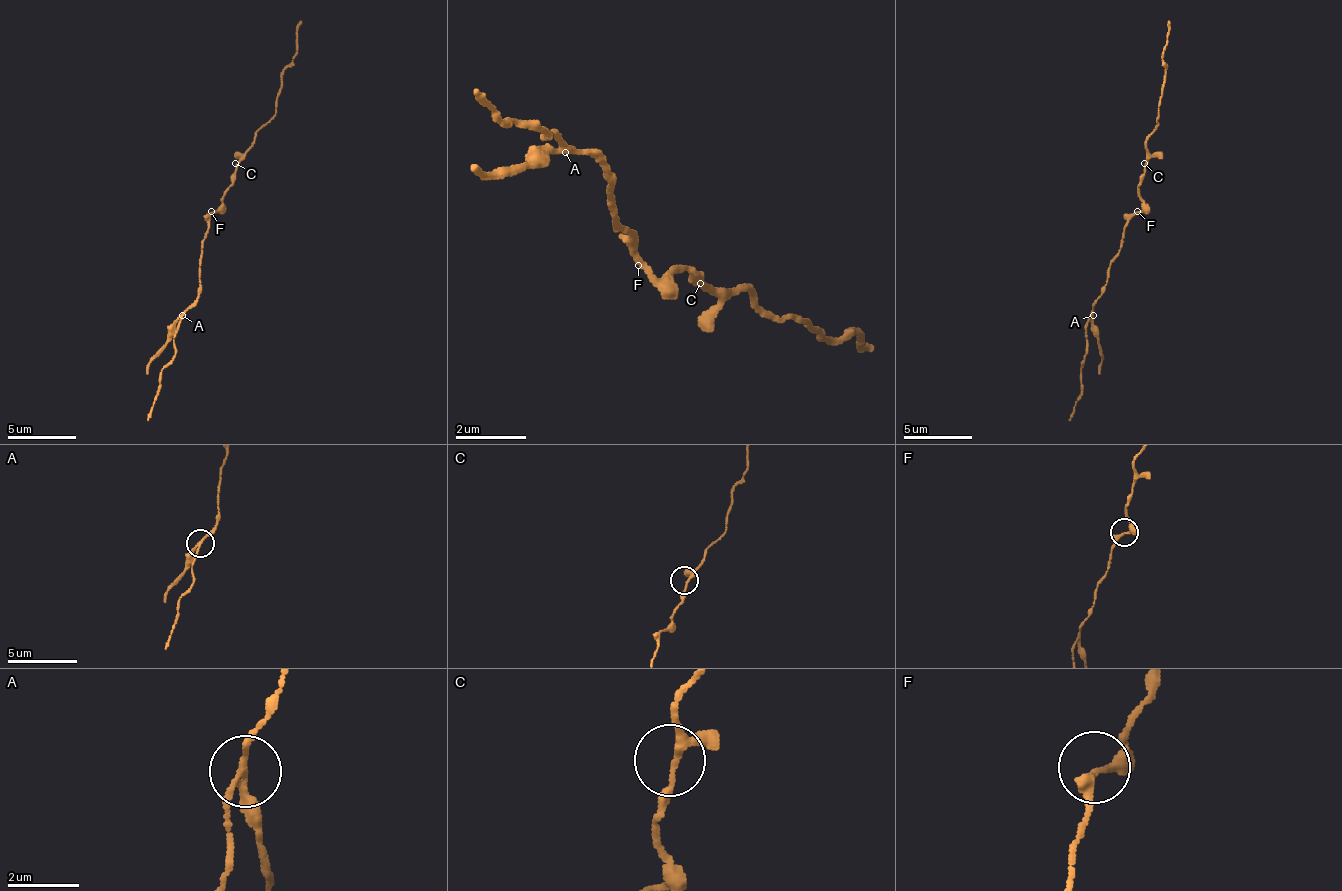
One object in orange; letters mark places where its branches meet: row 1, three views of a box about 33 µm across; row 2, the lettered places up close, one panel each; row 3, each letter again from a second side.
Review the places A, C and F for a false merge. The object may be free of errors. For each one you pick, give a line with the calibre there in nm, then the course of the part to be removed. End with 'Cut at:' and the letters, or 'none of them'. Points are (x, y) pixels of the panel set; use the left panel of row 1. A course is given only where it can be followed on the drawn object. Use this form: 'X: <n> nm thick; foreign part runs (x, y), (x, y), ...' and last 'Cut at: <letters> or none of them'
A: 150 nm thick; foreign part runs (183, 314), (145, 373)
Cut at: A

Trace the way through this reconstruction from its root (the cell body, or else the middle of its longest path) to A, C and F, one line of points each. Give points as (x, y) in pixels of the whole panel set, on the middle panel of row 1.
A: (638, 247), (612, 221), (612, 176), (585, 149), (567, 149)
C: (638, 247), (638, 256), (656, 274), (692, 274), (700, 283)
F: (638, 247), (638, 265)

